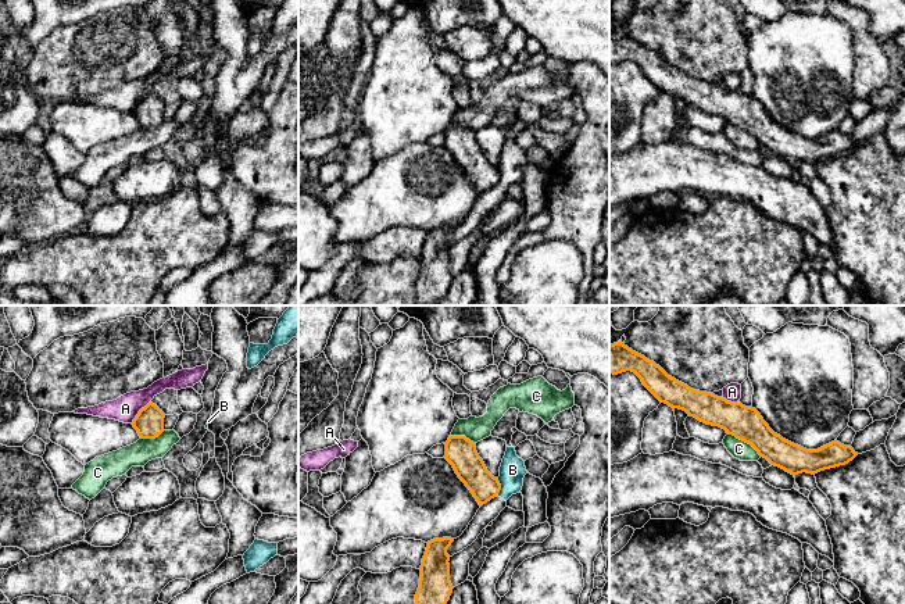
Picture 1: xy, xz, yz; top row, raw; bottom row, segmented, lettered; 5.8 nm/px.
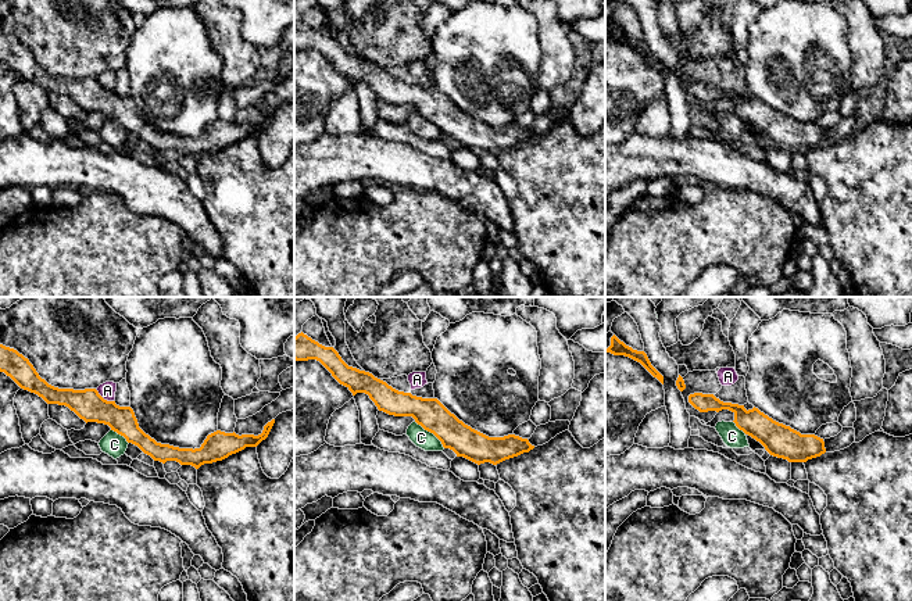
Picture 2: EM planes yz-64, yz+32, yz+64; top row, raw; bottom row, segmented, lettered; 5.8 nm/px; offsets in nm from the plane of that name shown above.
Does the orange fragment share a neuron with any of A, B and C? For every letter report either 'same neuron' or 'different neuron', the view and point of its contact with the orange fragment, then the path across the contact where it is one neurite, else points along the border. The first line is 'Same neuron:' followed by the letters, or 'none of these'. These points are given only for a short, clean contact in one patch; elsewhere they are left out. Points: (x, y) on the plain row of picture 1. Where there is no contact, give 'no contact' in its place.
Same neuron: none of these
A: different neuron; contact xy (139, 102); border xy (149, 90), (131, 111)
B: different neuron; contact xz (500, 177); border xz (498, 168), (500, 178), (496, 183)
C: different neuron; contact yz (744, 129); border yz (728, 121), (747, 131), (761, 145)

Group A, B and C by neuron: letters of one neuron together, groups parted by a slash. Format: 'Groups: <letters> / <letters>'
Groups: A / B / C

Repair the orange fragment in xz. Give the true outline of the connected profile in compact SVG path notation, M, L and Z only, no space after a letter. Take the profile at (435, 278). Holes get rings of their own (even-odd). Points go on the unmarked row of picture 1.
M443 226L428 230L421 254L419 276L415 283L416 305L437 305L452 282L450 271L450 244L447 237L454 228Z

